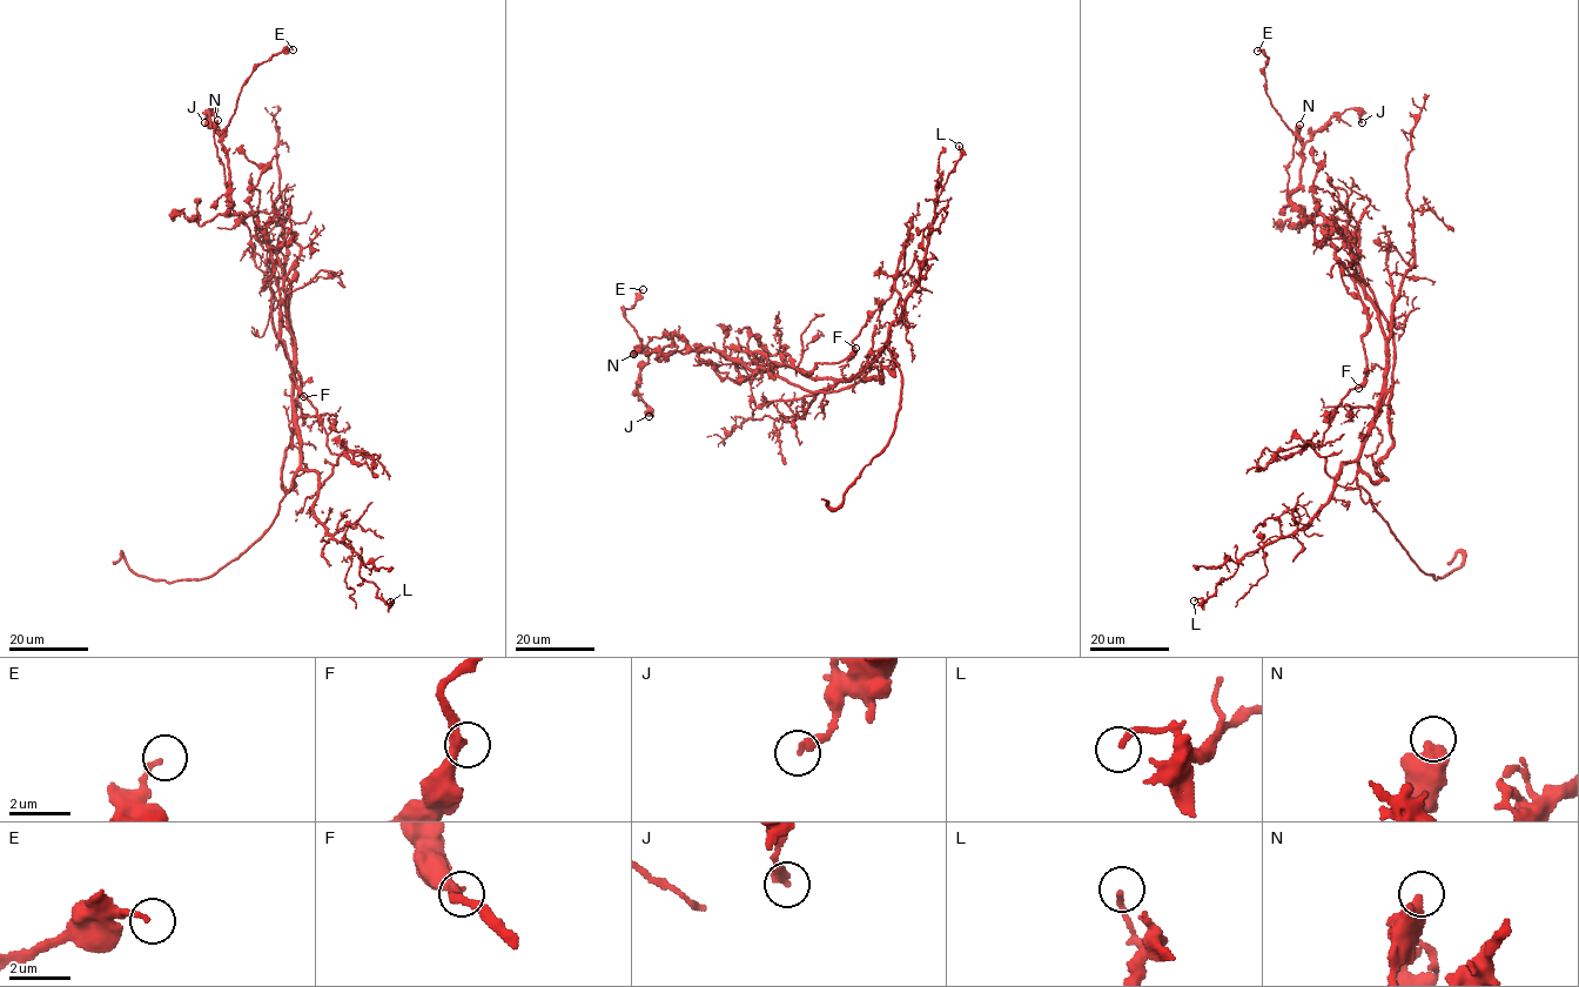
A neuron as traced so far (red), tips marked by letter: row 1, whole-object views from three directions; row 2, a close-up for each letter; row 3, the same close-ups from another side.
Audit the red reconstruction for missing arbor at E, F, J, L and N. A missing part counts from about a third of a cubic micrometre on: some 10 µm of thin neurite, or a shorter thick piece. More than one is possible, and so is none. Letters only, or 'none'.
none

